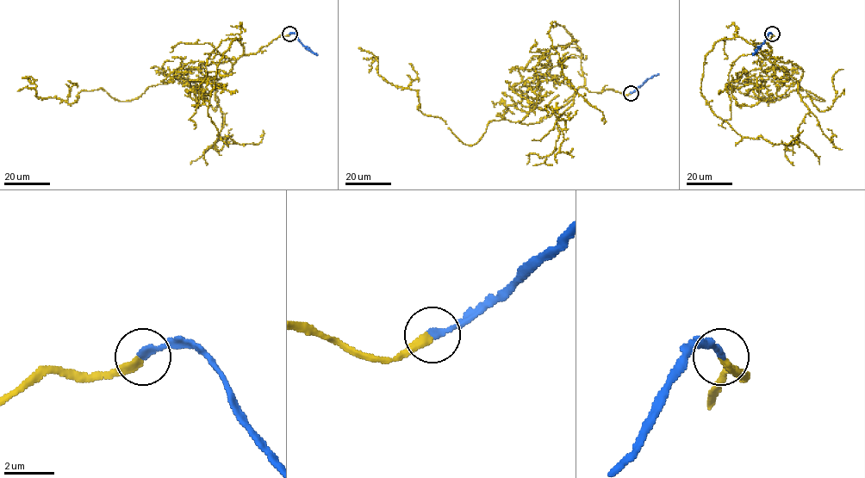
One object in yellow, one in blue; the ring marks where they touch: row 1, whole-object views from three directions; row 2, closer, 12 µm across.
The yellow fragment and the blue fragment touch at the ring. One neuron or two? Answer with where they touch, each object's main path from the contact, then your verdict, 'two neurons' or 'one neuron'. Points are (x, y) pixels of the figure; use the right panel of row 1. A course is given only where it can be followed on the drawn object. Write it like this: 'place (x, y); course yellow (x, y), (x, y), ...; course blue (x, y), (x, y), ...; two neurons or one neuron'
place (772, 34); course yellow (772, 34), (766, 58), (796, 64), (799, 86), (824, 101), (799, 88), (768, 103), (737, 88), (751, 78); course blue (772, 34), (752, 54); one neuron

